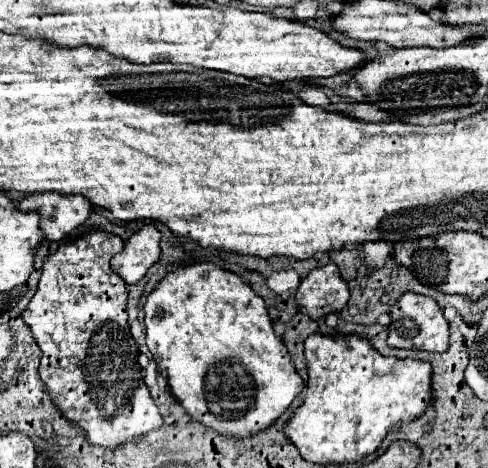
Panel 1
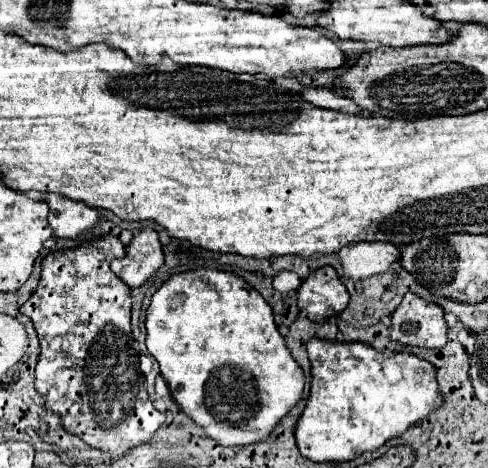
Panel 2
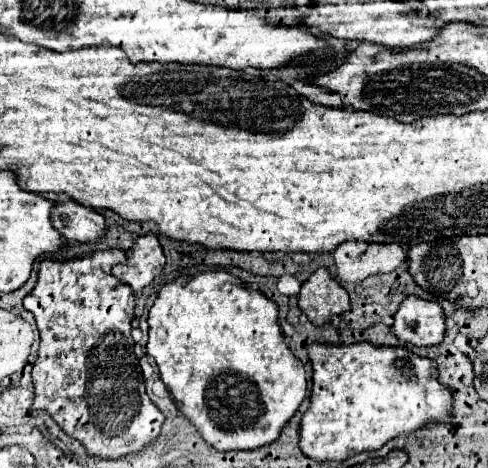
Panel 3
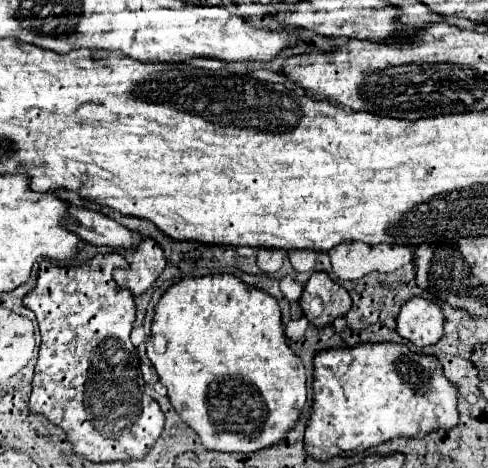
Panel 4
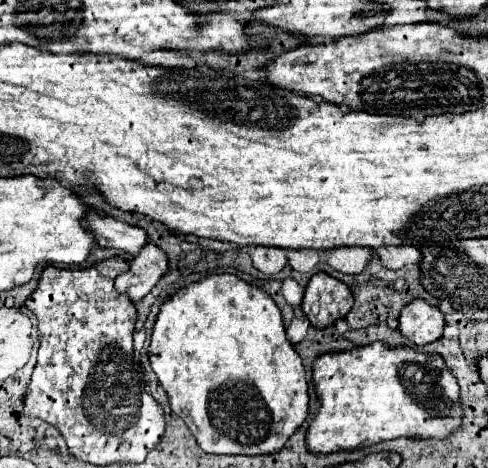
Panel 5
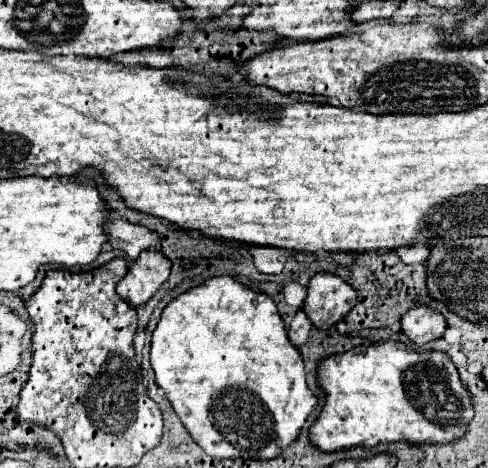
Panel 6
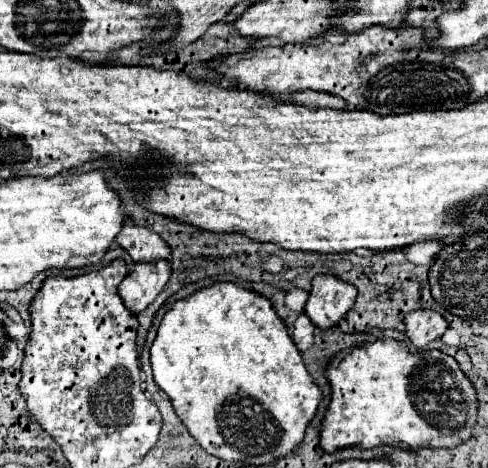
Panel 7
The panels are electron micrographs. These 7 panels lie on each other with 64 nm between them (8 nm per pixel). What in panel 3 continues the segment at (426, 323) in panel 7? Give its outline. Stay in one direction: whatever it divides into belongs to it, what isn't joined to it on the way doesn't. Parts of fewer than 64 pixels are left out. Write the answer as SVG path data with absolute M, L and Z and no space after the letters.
M406 296L394 314L394 336L414 346L436 346L444 340L444 310L436 302Z

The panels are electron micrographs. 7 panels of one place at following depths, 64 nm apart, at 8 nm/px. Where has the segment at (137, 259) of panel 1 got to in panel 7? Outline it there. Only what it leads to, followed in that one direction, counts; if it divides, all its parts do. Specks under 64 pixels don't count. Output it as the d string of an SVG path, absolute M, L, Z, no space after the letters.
M156 260L156 262L138 262L134 264L132 272L120 282L118 294L124 300L130 312L144 310L166 286L170 278L170 262Z

